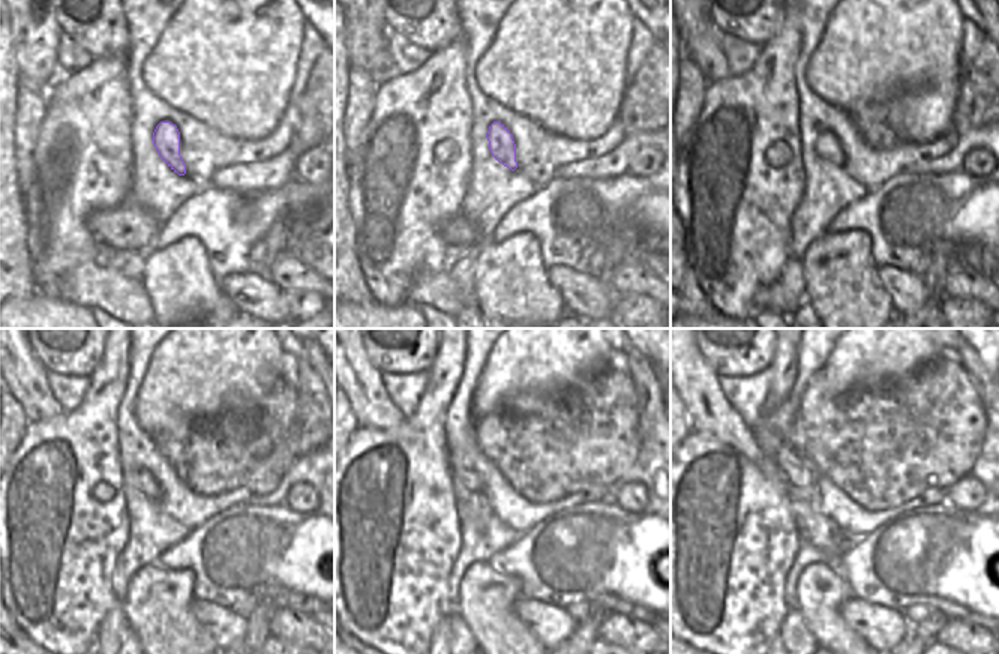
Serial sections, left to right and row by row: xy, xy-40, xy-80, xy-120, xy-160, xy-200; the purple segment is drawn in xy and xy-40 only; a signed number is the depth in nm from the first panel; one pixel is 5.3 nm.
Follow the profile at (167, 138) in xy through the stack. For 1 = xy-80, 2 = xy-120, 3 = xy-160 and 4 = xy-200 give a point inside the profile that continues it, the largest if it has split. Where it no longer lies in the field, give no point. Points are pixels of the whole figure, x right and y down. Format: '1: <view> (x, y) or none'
1: xy-80 (828, 147)
2: xy-120 (144, 480)
3: xy-160 (470, 479)
4: xy-200 (795, 470)

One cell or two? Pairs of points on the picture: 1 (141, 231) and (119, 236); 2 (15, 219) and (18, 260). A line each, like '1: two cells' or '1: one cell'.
1: one cell
2: one cell

